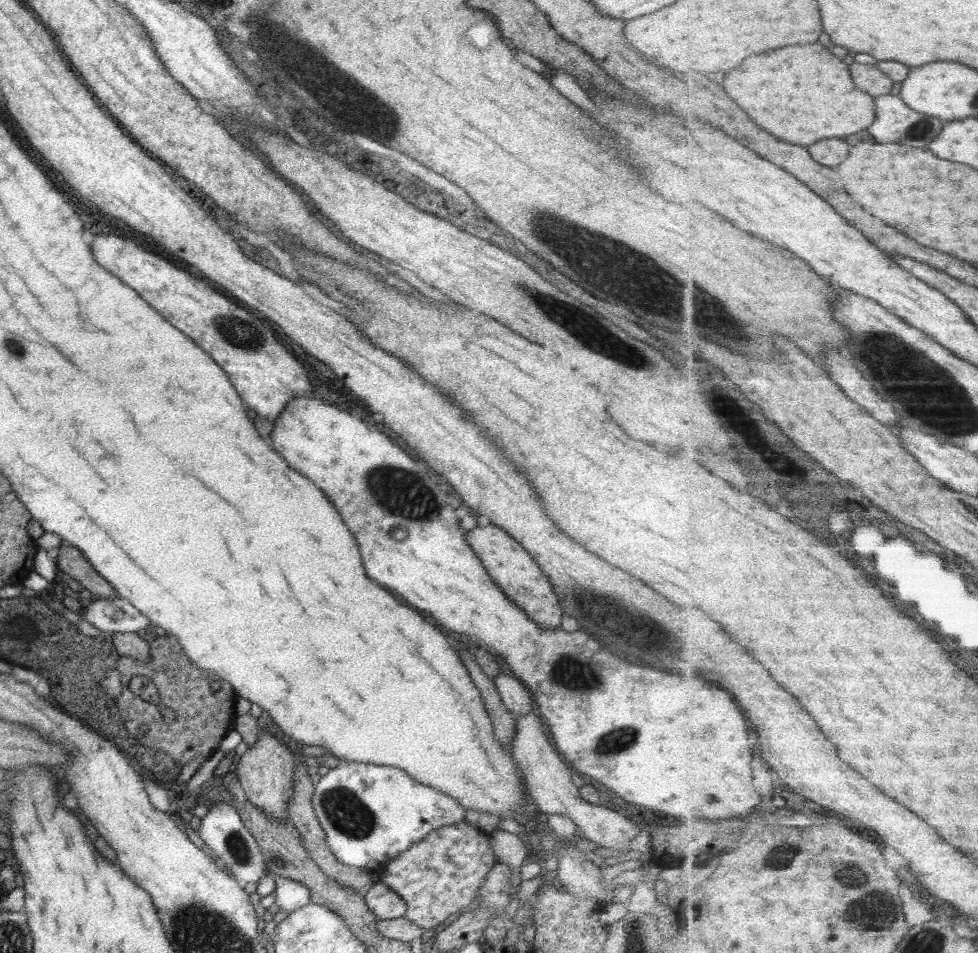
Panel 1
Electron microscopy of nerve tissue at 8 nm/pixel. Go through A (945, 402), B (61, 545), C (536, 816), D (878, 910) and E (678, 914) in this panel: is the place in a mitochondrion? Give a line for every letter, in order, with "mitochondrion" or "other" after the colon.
A: mitochondrion
B: other
C: other
D: mitochondrion
E: other

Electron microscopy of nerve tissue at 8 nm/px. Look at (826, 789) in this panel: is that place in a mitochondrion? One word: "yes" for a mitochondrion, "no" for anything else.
no

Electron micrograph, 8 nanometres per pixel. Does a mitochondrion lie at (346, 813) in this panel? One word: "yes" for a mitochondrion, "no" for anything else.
yes

